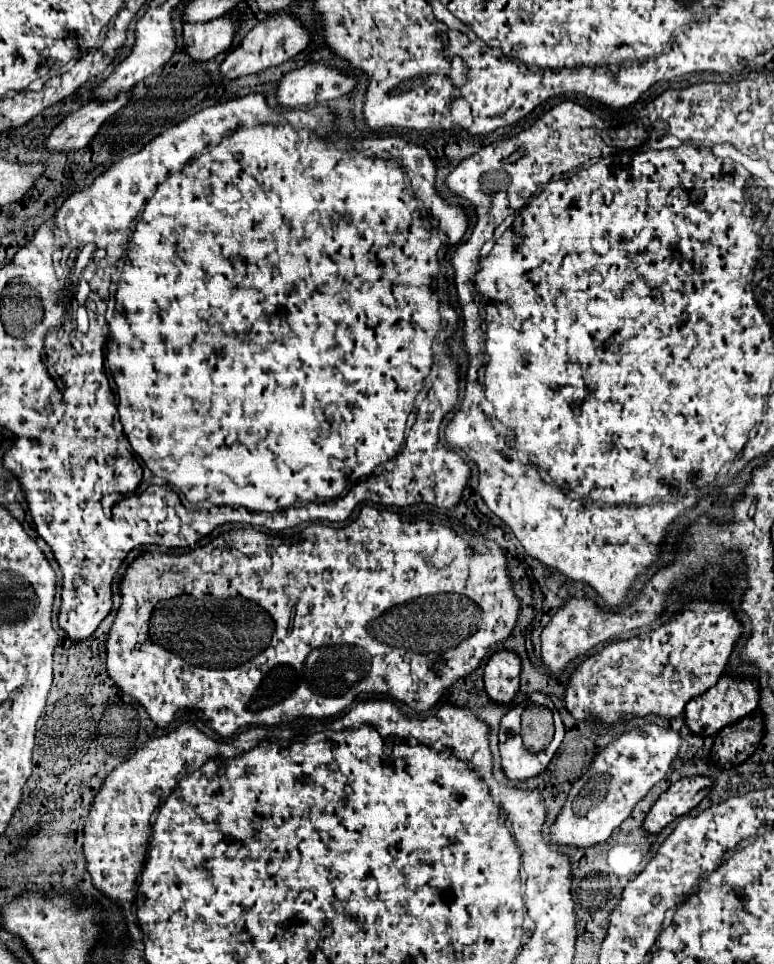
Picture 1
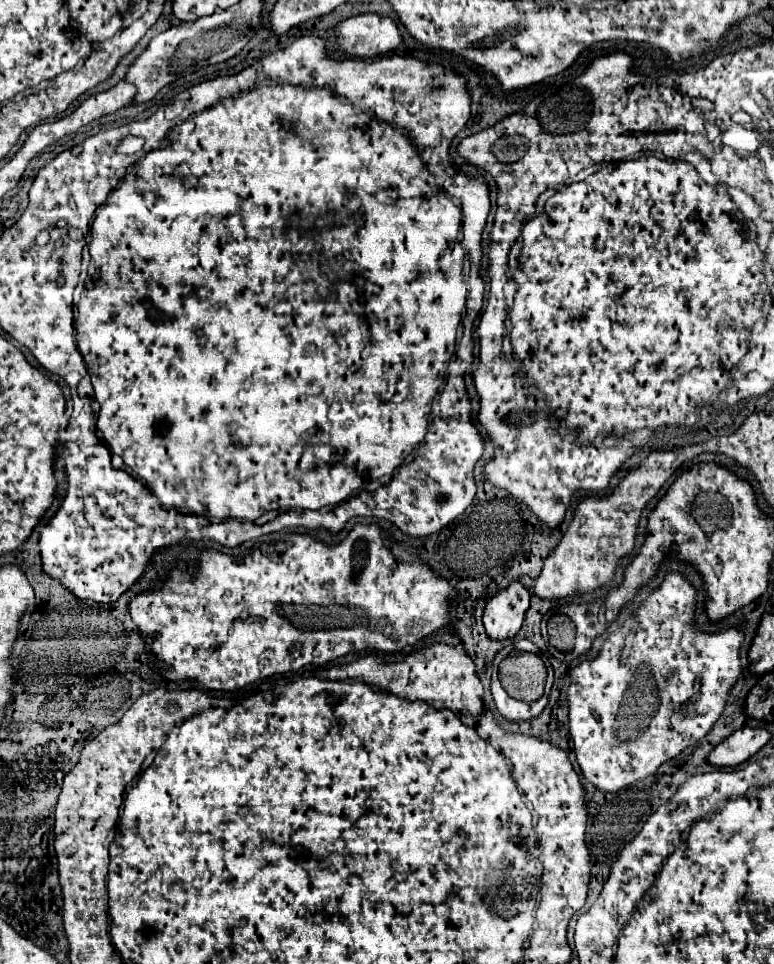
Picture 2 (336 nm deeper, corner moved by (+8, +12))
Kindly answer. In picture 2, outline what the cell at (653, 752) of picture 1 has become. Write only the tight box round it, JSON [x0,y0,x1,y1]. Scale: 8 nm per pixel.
[568,572,742,792]

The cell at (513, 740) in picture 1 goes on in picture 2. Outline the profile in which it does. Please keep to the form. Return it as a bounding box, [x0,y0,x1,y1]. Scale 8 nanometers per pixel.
[492,670,548,722]

